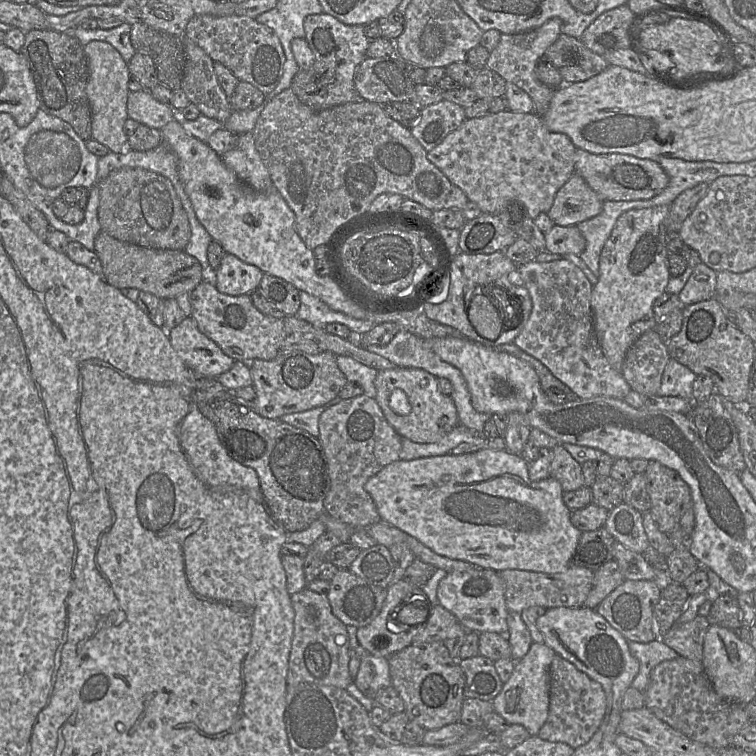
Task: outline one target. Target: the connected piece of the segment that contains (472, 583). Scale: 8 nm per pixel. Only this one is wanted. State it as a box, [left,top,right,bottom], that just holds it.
[437,568,508,638]

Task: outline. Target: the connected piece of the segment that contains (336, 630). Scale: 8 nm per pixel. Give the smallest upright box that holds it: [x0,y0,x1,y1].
[286,587,353,689]

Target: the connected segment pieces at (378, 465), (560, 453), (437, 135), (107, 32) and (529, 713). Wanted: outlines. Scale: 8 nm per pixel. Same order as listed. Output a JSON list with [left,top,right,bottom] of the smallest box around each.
[[318,393,401,528],[550,445,584,492],[410,100,465,152],[71,23,136,63],[492,642,556,736]]

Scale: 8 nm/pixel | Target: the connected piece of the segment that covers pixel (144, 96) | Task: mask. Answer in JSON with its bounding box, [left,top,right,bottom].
[127,89,176,129]

